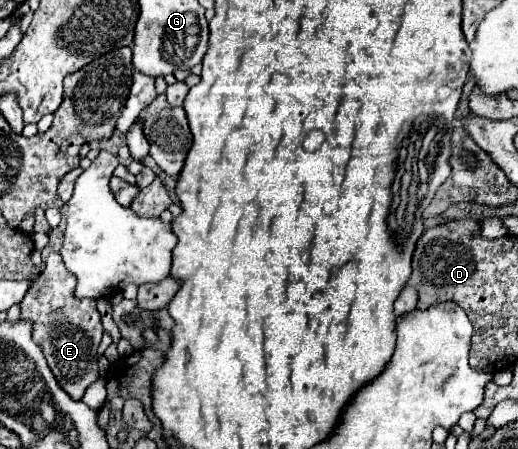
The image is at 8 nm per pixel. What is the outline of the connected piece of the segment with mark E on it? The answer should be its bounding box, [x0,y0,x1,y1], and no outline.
[20,252,104,400]

